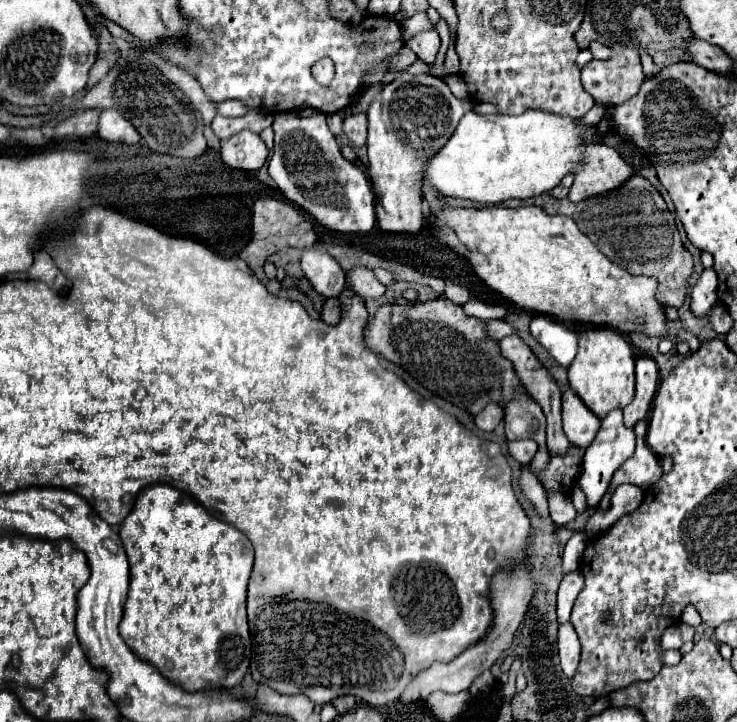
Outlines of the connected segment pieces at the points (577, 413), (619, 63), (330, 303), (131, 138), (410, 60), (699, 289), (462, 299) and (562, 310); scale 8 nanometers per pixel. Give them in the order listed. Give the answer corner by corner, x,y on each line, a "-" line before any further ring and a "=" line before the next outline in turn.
568,389
562,399
562,427
568,441
580,449
590,447
600,427
600,419
572,393
572,389
=
624,45
616,55
606,61
592,59
582,69
582,85
596,99
596,103
620,103
626,97
632,97
644,79
638,51
630,45
=
328,299
322,311
322,319
330,321
330,325
336,325
340,321
340,301
338,299
=
104,109
98,119
98,137
104,141
112,143
124,143
124,145
134,145
138,143
140,135
132,127
130,121
124,121
116,109
=
404,45
402,49
400,49
400,53
394,55
394,57
390,59
385,74
407,71
417,59
417,56
411,51
411,49
=
706,269
696,285
692,287
692,303
690,303
690,309
696,317
702,317
706,315
714,303
716,303
716,271
714,269
=
446,281
444,295
446,295
446,299
454,301
456,305
462,305
462,303
466,303
470,299
468,289
464,285
460,285
460,283
454,283
454,281
=
494,205
486,209
454,209
444,207
438,215
430,215
434,223
434,235
440,243
464,255
474,267
476,275
494,291
504,295
508,301
526,311
552,315
560,321
592,323
618,329
622,335
644,333
650,337
668,337
668,319
664,305
656,301
658,279
644,275
630,275
626,269
608,261
598,247
578,229
578,225
564,215
548,215
540,207
518,207
508,209

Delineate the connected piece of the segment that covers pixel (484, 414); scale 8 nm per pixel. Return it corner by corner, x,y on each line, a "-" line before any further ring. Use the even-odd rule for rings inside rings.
490,403
488,407
484,407
478,415
476,415
476,425
484,431
494,431
494,427
500,423
500,419
504,417
504,411
500,409
498,403

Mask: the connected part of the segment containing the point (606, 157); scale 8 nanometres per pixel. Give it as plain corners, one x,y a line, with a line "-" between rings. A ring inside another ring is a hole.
604,143
586,145
586,155
580,167
574,171
574,183
570,187
568,199
582,201
586,197
616,189
632,175
626,161

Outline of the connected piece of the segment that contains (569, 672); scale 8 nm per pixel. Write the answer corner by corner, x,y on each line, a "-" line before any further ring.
572,623
560,625
558,655
560,655
560,665
562,665
564,675
572,679
576,675
578,661
580,661
580,641
576,637
576,631
572,629

